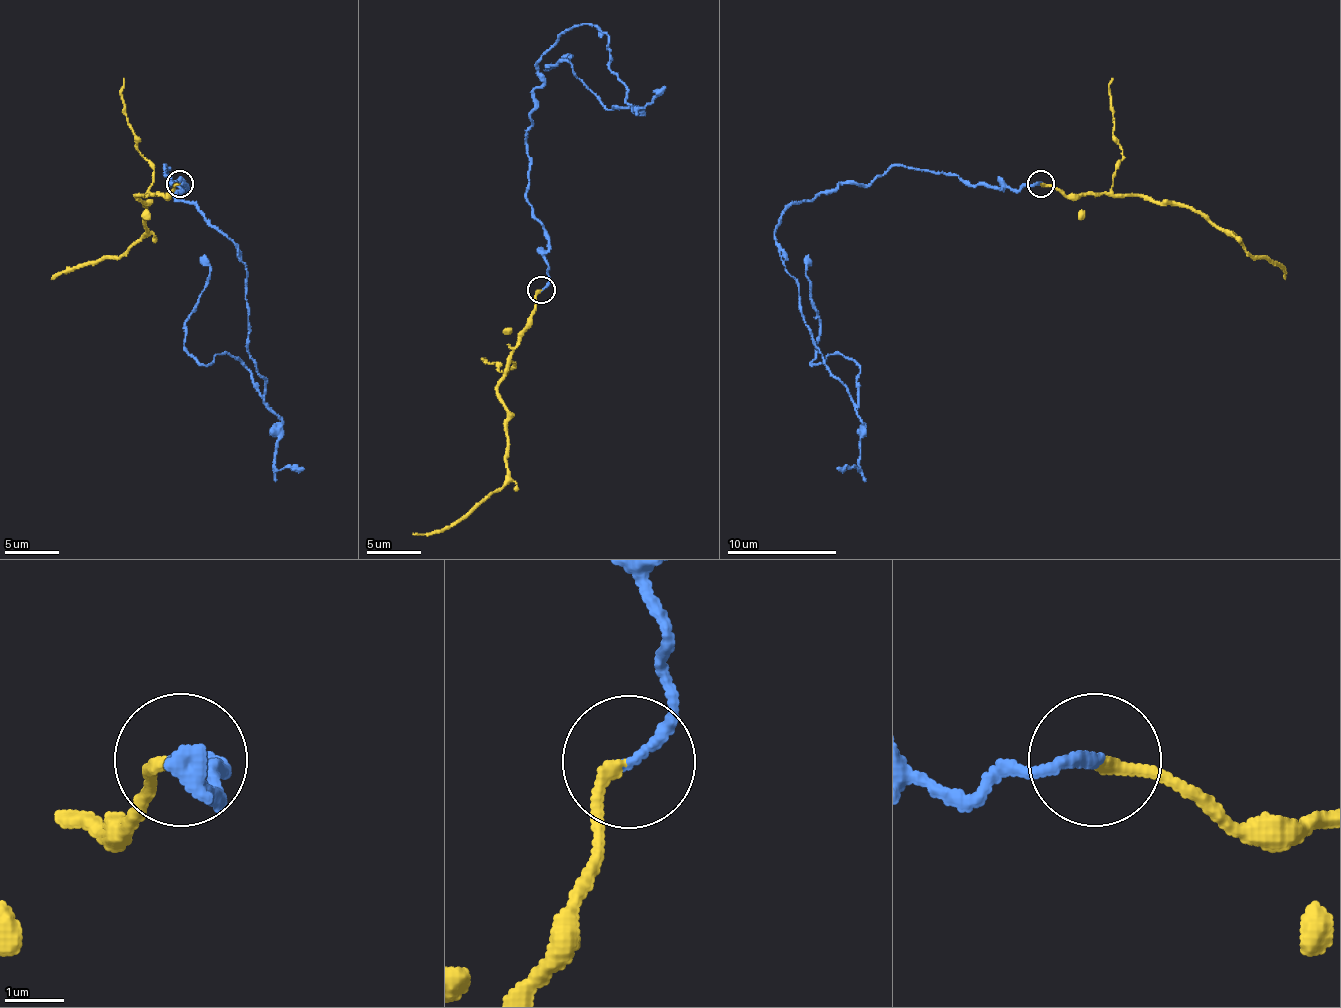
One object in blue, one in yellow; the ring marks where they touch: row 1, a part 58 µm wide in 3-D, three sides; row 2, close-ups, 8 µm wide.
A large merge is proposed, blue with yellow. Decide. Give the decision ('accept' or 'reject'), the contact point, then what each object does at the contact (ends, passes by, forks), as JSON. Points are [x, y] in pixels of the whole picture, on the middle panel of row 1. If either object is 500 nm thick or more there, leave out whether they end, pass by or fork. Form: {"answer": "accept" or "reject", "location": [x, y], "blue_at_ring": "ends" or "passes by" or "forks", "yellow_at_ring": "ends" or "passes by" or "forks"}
{"answer": "reject", "location": [541, 290], "blue_at_ring": "ends", "yellow_at_ring": "ends"}

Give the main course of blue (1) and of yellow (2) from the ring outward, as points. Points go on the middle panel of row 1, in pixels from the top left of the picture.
1: (540, 290), (538, 61), (590, 23), (628, 105), (568, 61), (546, 69), (565, 58)
2: (540, 290), (529, 315), (529, 329), (513, 350), (497, 389), (508, 413), (508, 479), (439, 531), (412, 533)

